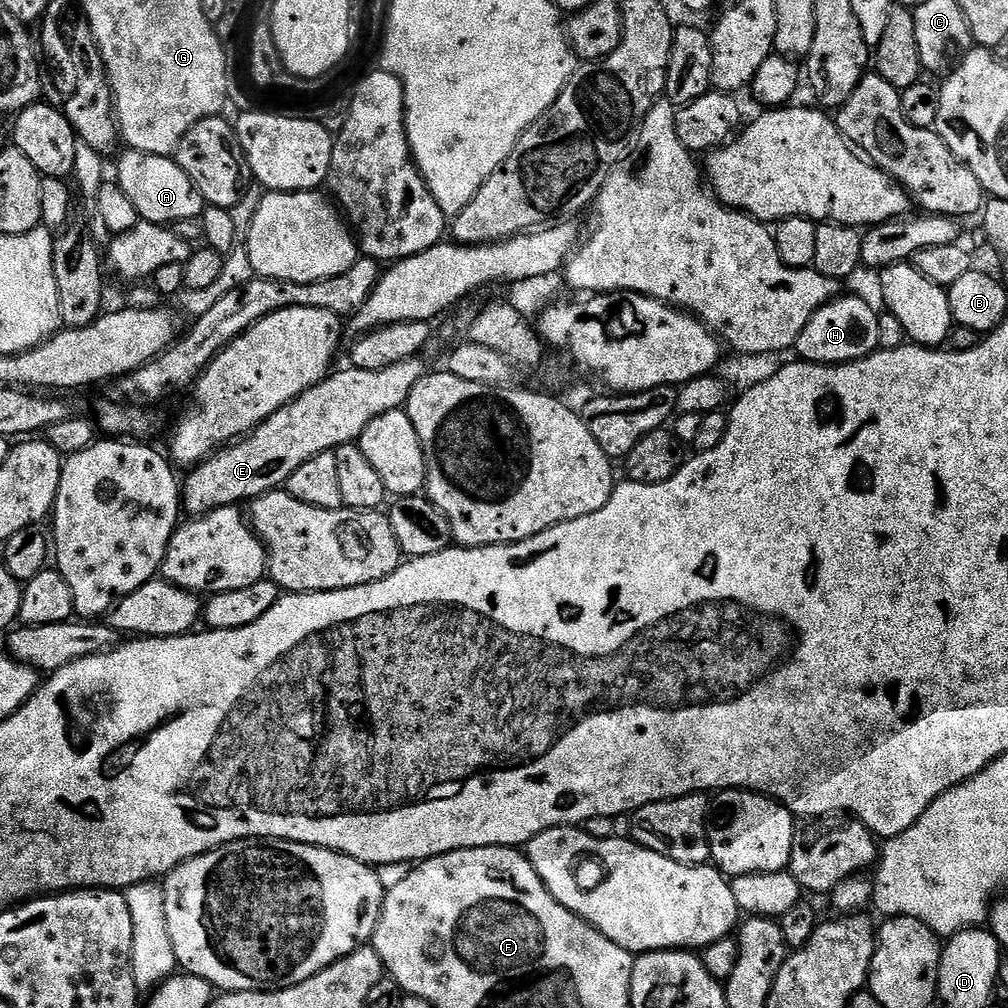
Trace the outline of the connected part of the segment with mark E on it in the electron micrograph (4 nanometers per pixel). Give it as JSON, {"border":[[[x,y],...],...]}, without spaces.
{"border":[[[417,358],[398,362],[398,366],[386,366],[386,370],[358,370],[351,366],[333,371],[324,381],[306,390],[298,398],[294,398],[282,410],[270,414],[266,422],[262,422],[247,436],[213,452],[208,459],[196,465],[182,480],[182,508],[193,517],[203,516],[216,508],[230,508],[251,502],[268,492],[277,491],[287,485],[290,474],[302,466],[302,462],[310,462],[310,458],[318,458],[323,452],[335,452],[343,444],[355,444],[360,435],[374,422],[374,418],[382,418],[390,410],[401,410],[407,405],[410,390],[418,386],[418,382],[426,374],[423,359]]]}

